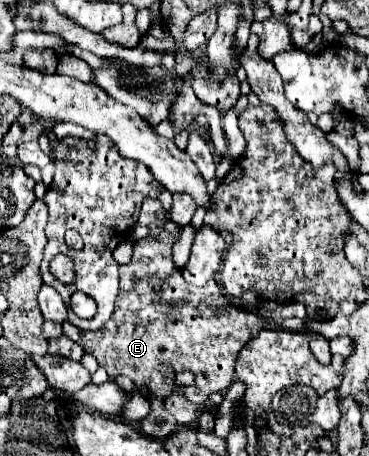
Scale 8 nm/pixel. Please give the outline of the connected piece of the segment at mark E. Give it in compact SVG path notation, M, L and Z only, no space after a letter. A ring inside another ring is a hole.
M151 226L151 234L155 234L155 236L159 236L159 238L141 238L141 240L137 240L135 244L133 244L133 258L131 258L131 262L129 264L123 264L123 266L119 266L119 282L121 282L121 286L119 286L119 294L117 294L117 304L115 304L115 312L113 312L113 316L109 318L109 322L99 330L99 332L83 332L83 330L79 330L77 326L71 326L69 322L65 322L63 324L63 334L65 336L69 336L71 340L75 340L77 344L81 344L83 346L83 350L85 352L91 352L95 358L97 358L97 362L99 362L99 366L103 366L105 370L107 370L107 374L111 376L111 378L115 378L117 374L125 374L125 376L129 376L131 380L133 380L133 384L137 386L137 390L141 390L141 388L147 388L149 390L149 394L145 396L147 400L149 400L149 404L151 404L151 412L139 422L139 428L141 428L141 432L143 434L147 434L147 436L151 436L151 438L157 438L157 440L165 440L169 434L167 432L175 432L177 430L177 424L175 424L175 420L173 418L161 418L161 410L163 410L163 398L165 396L169 396L171 392L173 392L173 388L177 388L177 384L175 384L175 378L177 378L177 374L181 374L181 372L193 372L195 374L195 382L193 384L189 384L189 386L181 386L181 390L183 390L183 396L189 400L189 402L199 402L199 404L203 404L207 398L209 398L209 394L213 394L213 392L225 392L227 388L229 388L229 384L235 380L235 358L237 358L237 354L239 354L239 350L249 342L249 338L253 338L261 328L283 328L283 330L291 330L291 332L305 332L305 334L313 334L311 330L309 330L309 326L313 324L313 322L325 322L327 318L323 318L323 314L315 314L315 318L285 318L285 320L279 320L279 322L269 322L269 320L265 320L265 318L261 318L257 312L249 312L249 310L245 310L245 308L239 308L239 306L235 306L235 304L231 304L221 292L213 292L213 294L205 294L207 290L203 290L203 292L191 292L191 286L183 280L183 276L181 276L181 270L177 270L175 266L173 266L173 260L171 260L171 256L163 256L163 254L167 254L167 250L171 250L171 246L173 246L173 242L175 242L175 238L167 232L167 230L163 230L163 228L159 228L159 226ZM151 256L163 256L163 258L155 258L155 262L149 262L151 260ZM145 262L149 262L147 266L151 266L151 270L155 270L155 274L147 274L147 278L139 278L139 276L143 276L143 270L145 270ZM133 278L139 278L139 282L133 282Z

